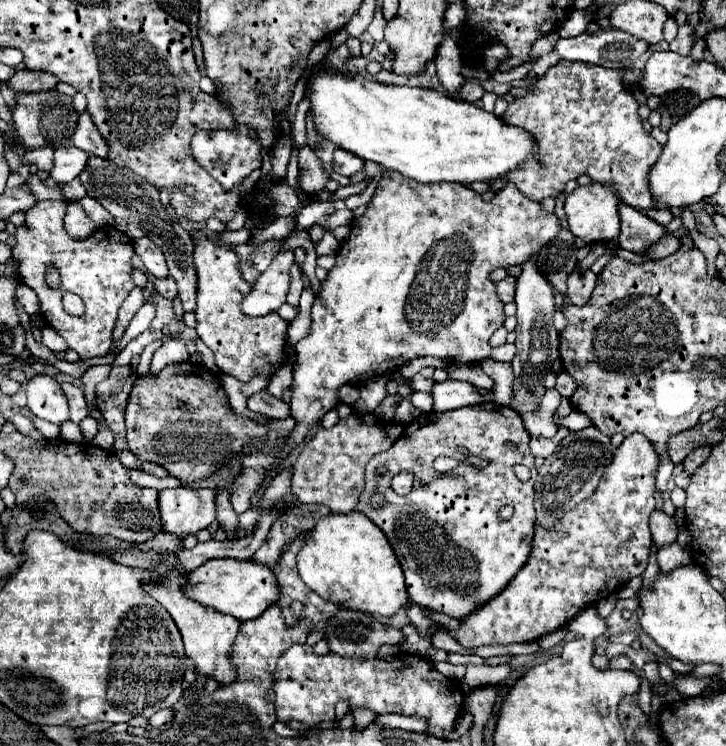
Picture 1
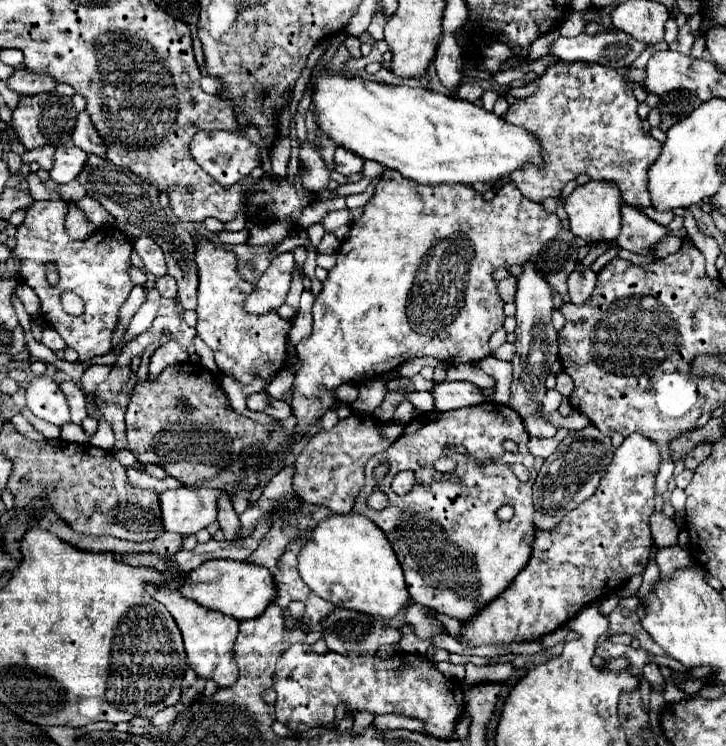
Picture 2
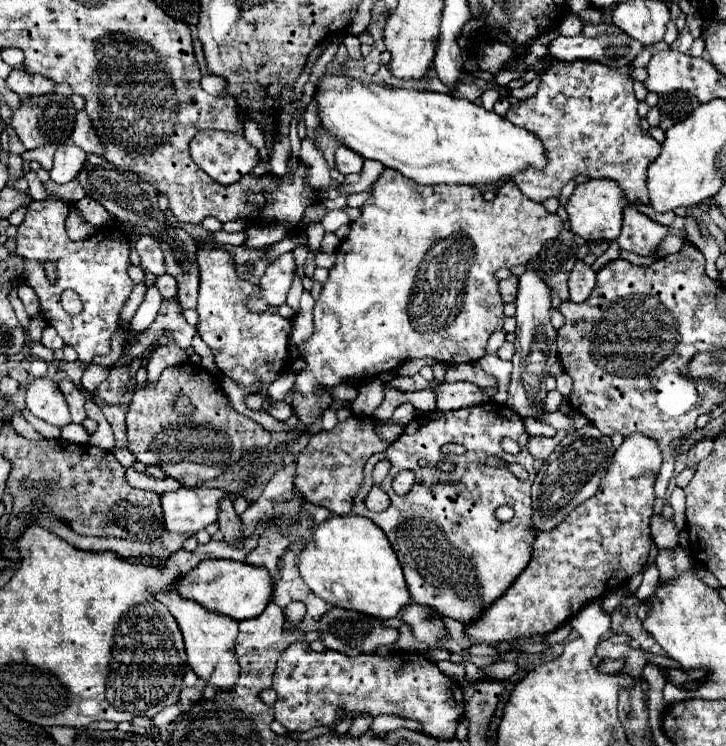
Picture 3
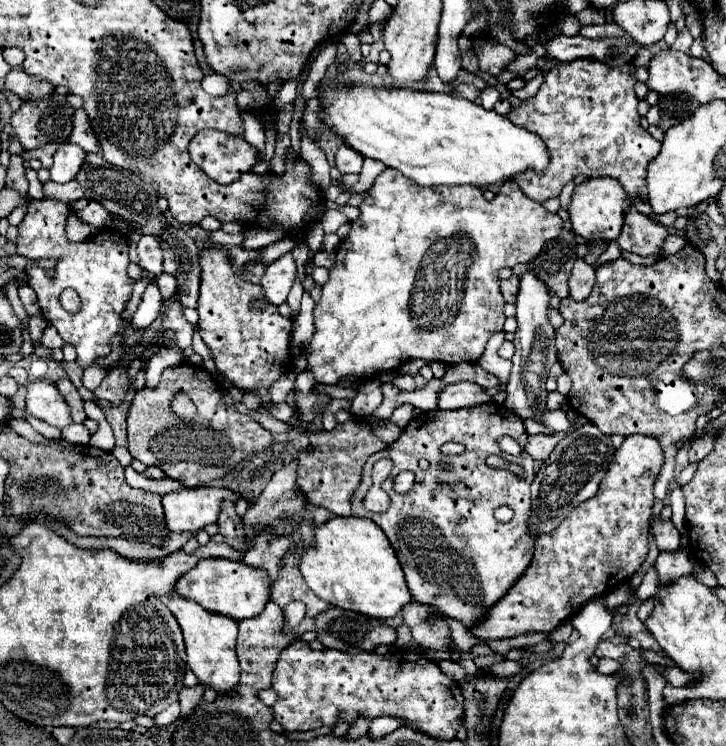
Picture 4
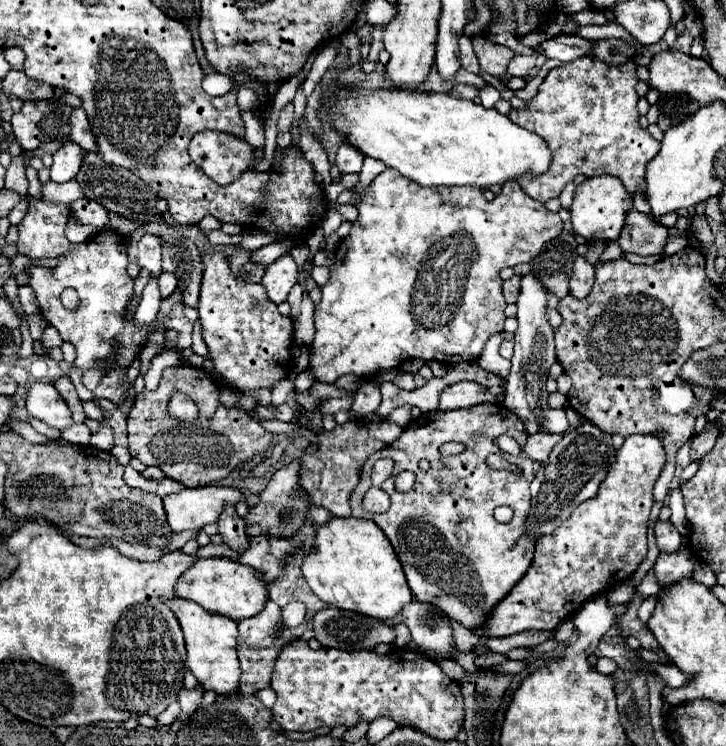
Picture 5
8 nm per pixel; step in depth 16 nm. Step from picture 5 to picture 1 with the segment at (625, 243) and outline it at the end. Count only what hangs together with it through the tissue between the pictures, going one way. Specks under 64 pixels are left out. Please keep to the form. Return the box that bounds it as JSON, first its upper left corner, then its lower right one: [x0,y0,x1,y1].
[620,204,666,254]

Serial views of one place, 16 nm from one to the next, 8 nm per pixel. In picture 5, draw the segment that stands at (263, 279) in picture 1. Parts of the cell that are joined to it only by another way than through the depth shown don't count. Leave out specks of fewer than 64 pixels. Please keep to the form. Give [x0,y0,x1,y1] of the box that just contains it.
[260,254,298,304]

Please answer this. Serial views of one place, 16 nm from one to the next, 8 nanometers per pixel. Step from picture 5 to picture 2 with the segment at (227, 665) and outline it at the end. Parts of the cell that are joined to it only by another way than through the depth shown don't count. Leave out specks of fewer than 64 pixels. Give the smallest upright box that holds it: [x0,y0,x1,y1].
[148,572,240,686]

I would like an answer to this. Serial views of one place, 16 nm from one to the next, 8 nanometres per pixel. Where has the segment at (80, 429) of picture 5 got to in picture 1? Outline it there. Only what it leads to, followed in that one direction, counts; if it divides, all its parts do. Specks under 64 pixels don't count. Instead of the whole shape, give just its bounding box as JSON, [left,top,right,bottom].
[60,420,84,442]

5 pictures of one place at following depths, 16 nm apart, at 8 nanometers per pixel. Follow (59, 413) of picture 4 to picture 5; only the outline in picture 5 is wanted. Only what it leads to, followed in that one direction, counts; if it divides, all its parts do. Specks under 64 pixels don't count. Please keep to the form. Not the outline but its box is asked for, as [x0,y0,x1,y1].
[26,382,72,430]

